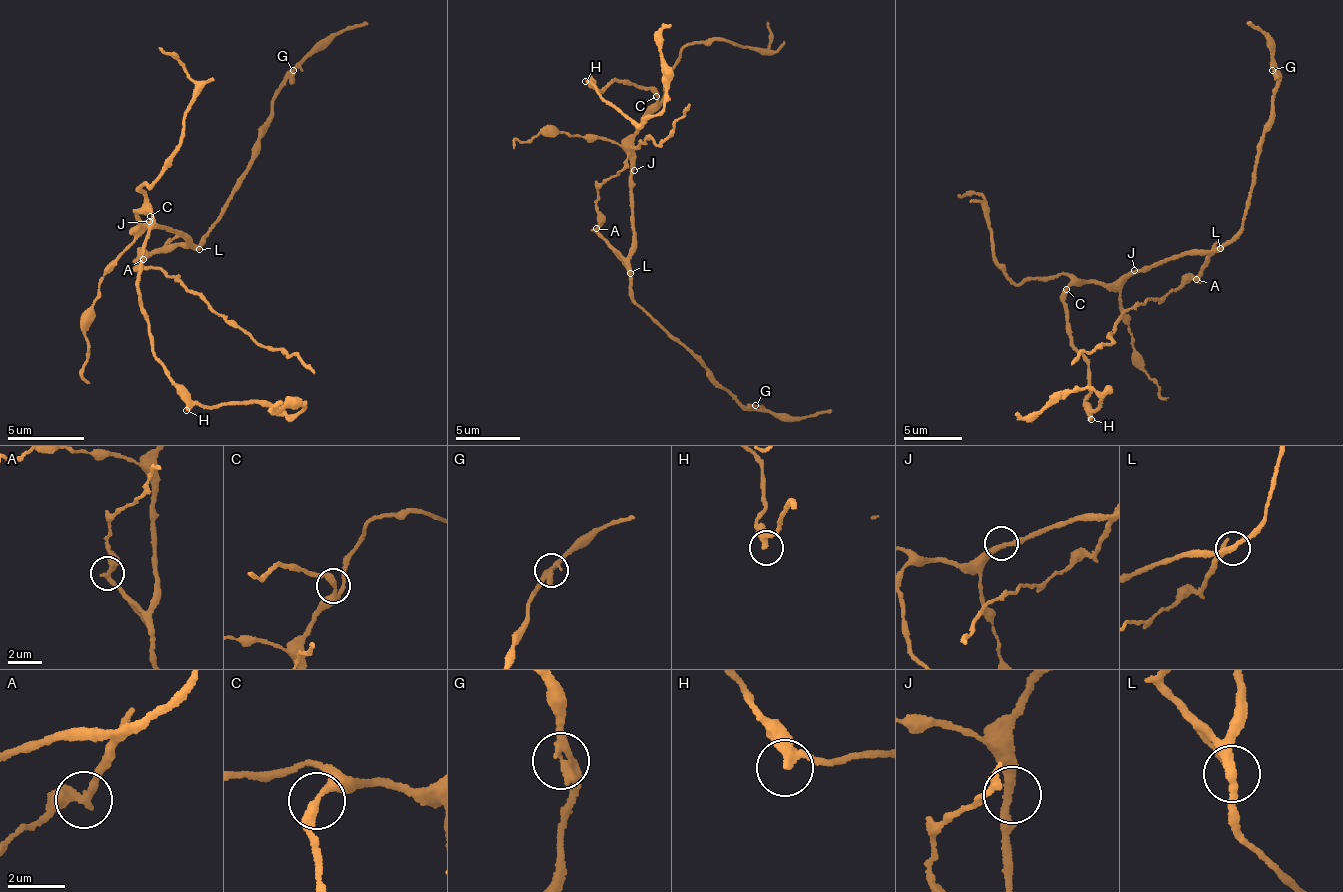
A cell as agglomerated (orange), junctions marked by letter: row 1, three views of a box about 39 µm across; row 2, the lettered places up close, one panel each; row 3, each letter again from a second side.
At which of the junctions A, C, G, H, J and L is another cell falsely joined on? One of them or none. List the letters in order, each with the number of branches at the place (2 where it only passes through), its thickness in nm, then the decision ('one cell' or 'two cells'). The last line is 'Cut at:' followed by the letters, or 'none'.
A: 2 branches meet; 360 nm thick; two cells
C: 2 branches meet; 280 nm thick; one cell
G: 2 branches meet; 340 nm thick; one cell
H: 2 branches meet; 300 nm thick; one cell
J: 2 branches meet; 280 nm thick; one cell
L: 2 branches meet; 320 nm thick; one cell
Cut at: A

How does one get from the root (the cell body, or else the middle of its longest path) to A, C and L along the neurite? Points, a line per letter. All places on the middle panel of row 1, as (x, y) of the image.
A: (633, 141), (633, 248), (624, 256), (595, 229)
C: (633, 141), (636, 128), (651, 114), (656, 96)
L: (633, 141), (630, 273)

